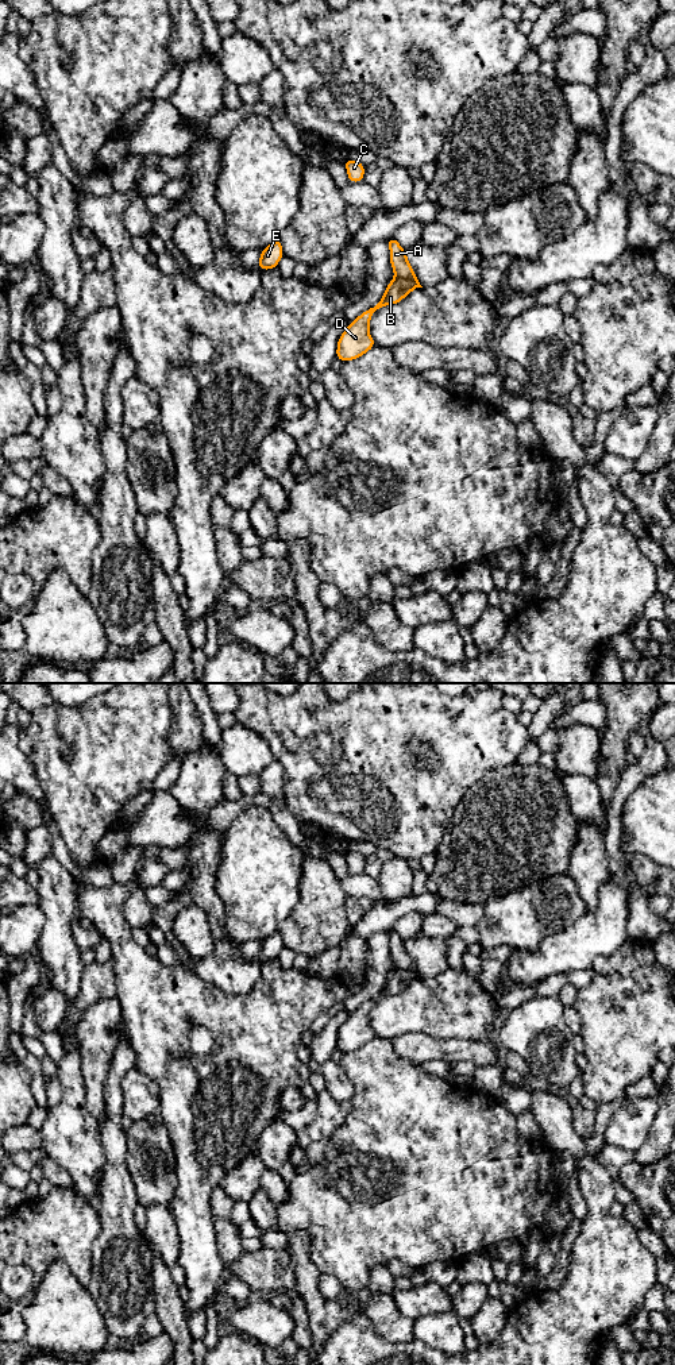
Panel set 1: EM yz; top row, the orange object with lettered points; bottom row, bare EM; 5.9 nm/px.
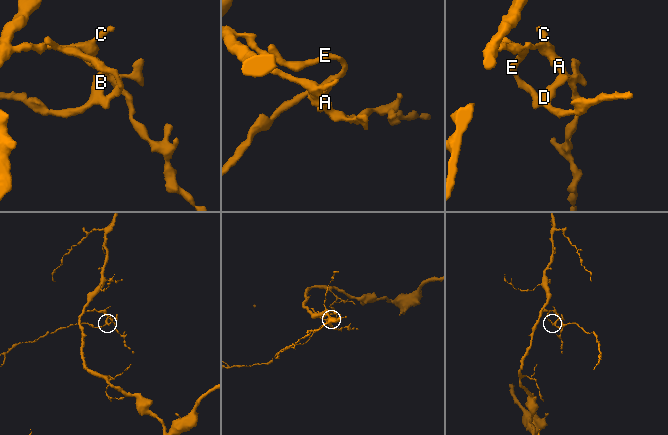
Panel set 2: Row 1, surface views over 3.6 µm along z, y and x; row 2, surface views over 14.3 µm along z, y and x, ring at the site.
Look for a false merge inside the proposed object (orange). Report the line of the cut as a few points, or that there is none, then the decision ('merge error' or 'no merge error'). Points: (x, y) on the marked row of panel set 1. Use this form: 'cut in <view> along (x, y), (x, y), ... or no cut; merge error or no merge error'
cut in yz along (396, 276), (404, 277), (416, 288); merge error

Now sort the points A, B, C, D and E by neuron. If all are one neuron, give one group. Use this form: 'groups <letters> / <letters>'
groups A C / B D E

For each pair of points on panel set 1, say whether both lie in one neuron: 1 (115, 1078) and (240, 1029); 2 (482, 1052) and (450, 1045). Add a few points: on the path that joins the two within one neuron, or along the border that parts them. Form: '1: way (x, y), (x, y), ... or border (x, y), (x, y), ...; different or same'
1: border (127, 1036), (127, 1042), (134, 1053), (135, 1067); different
2: way (474, 1051), (458, 1049); same

